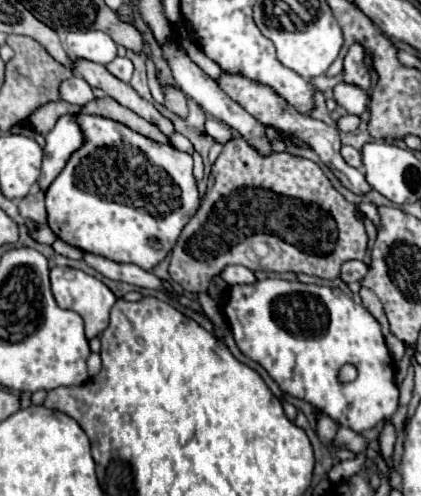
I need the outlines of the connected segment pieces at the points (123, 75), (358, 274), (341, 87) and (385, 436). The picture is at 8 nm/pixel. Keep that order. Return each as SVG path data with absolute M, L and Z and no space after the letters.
M116 57L114 61L110 61L110 63L106 65L106 69L108 69L114 77L118 77L120 81L124 81L124 83L128 83L128 81L132 79L132 73L134 73L134 65L132 65L132 61L130 61L128 57Z
M344 261L342 267L340 267L340 279L344 283L352 283L352 281L360 281L364 275L366 275L366 263L364 261Z
M338 83L334 87L334 99L350 115L360 115L368 105L366 91L358 89L354 85L346 85L346 83Z
M384 421L384 429L380 431L380 437L378 437L378 443L380 443L380 455L384 459L390 459L392 453L394 453L394 443L396 443L396 429L392 425L392 421Z

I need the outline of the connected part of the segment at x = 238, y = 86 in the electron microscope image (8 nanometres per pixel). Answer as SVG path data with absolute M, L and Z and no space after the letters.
M222 71L222 75L218 77L218 85L220 89L232 99L236 101L244 111L248 111L258 123L262 123L264 127L272 127L272 129L278 129L278 131L284 131L286 135L290 137L296 137L300 141L304 141L306 145L310 145L324 161L324 165L328 169L332 169L332 173L342 181L344 187L348 187L350 191L354 193L366 193L370 189L370 185L366 183L364 179L364 173L360 169L354 169L350 167L342 157L340 157L340 137L338 137L338 129L332 127L332 125L326 125L318 119L312 119L304 113L300 113L298 109L294 109L286 99L282 99L272 87L268 85L260 85L260 83L254 83L250 79L246 79L244 75L240 73L230 73L230 71Z

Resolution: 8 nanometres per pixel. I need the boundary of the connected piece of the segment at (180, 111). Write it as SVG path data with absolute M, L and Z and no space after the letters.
M164 85L162 91L164 91L164 105L170 111L174 111L176 115L186 117L188 115L188 105L186 105L184 91L180 87L176 87L176 85Z

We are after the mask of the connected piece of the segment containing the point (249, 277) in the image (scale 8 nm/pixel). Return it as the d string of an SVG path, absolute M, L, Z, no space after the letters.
M230 265L230 267L226 267L220 277L228 285L254 285L256 283L256 275L250 269L242 267L242 265Z

